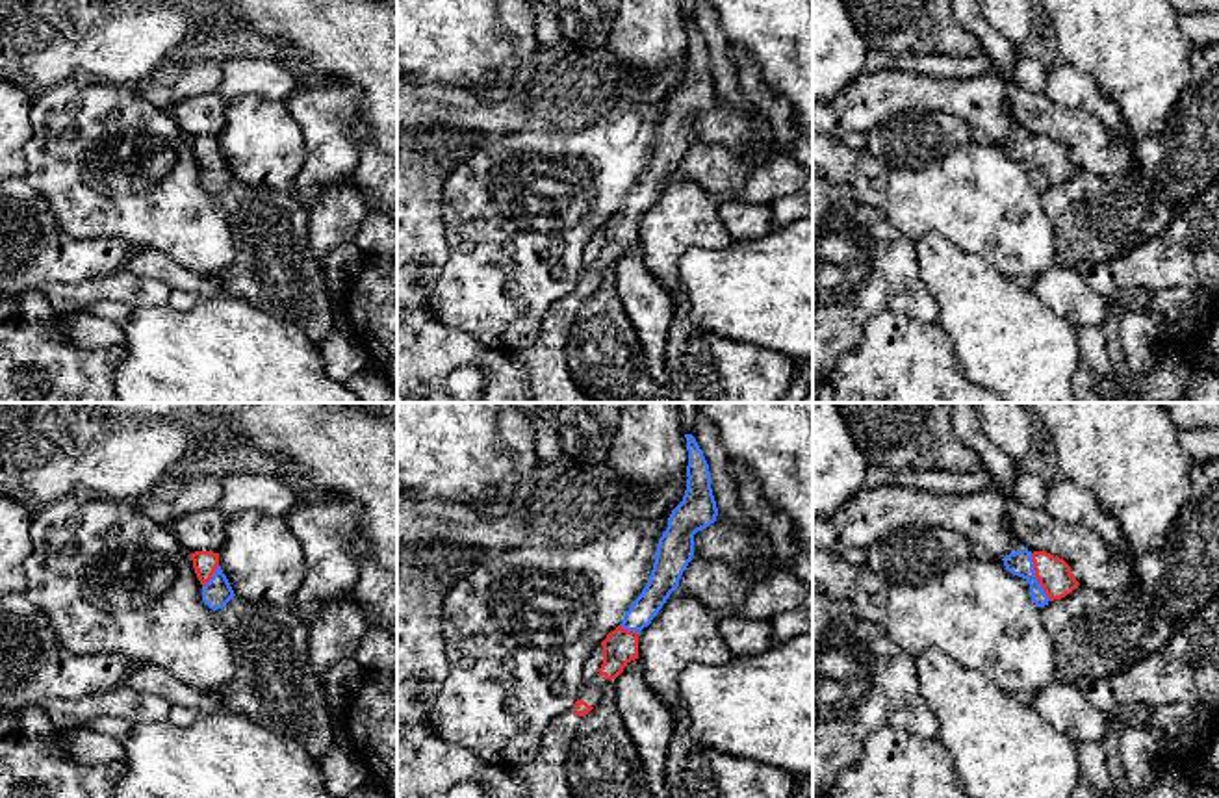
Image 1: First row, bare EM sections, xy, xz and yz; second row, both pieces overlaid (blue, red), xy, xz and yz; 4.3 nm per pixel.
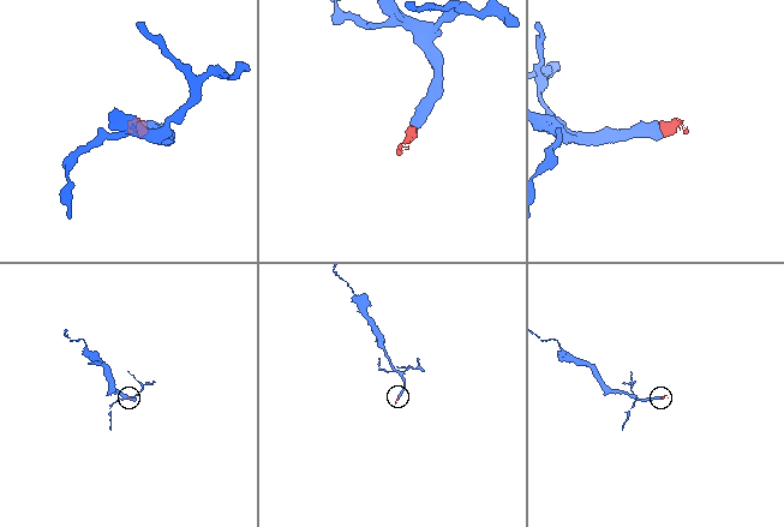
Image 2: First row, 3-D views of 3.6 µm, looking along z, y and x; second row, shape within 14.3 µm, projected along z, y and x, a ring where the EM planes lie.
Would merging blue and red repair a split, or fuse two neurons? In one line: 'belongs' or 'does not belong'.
belongs

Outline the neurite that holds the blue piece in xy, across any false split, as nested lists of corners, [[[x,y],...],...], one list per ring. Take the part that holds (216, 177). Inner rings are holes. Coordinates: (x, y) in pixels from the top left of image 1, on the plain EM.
[[[195,135],[191,145],[202,169],[202,186],[213,195],[223,193],[236,178],[219,150],[219,137]]]

